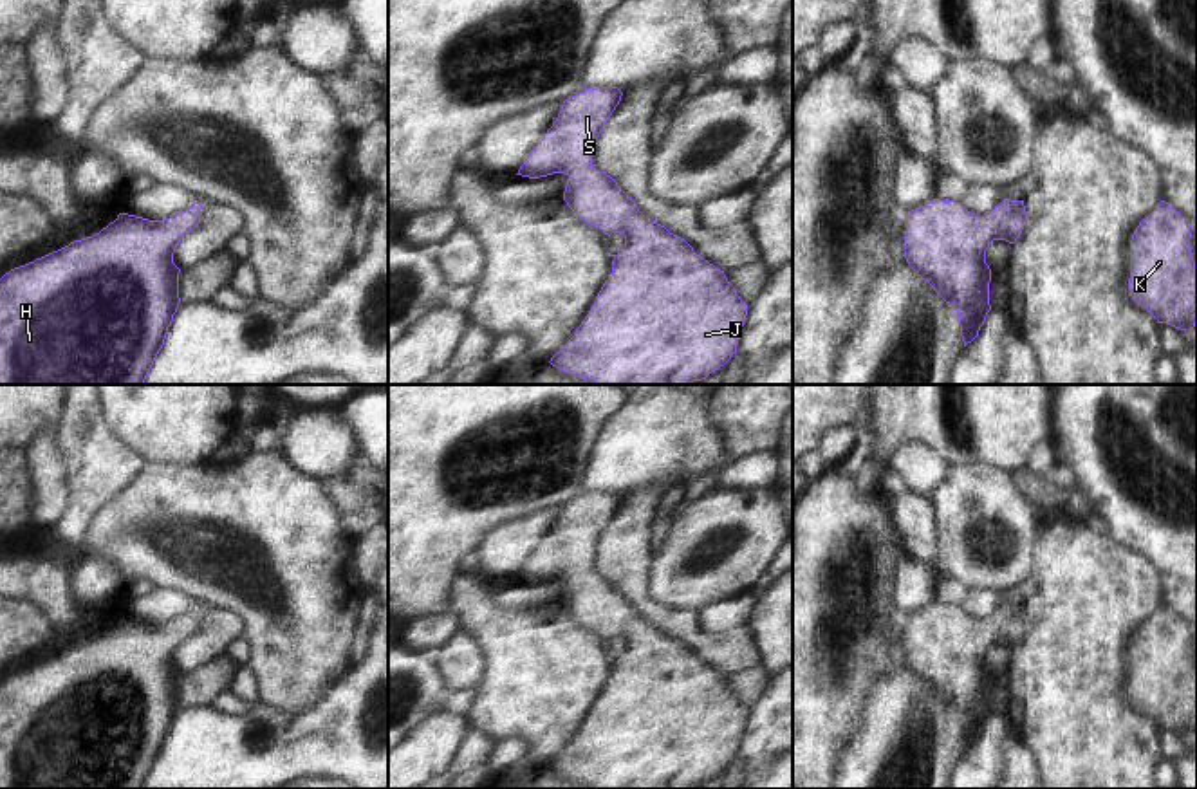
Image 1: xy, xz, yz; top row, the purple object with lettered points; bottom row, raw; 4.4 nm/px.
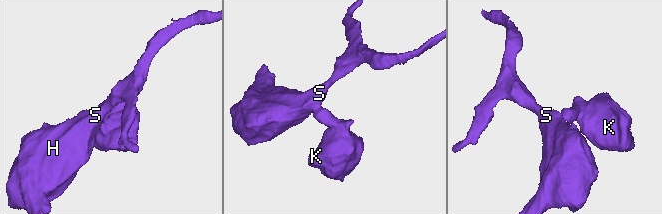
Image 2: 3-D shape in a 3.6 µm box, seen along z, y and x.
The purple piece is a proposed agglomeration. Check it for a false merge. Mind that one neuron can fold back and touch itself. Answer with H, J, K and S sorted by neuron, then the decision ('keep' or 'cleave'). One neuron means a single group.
H J K S | keep

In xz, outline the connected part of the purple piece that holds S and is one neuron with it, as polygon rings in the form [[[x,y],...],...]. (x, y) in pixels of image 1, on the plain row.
[[[596,491],[565,504],[556,525],[516,578],[529,583],[565,578],[569,581],[563,596],[567,610],[605,639],[625,639],[625,652],[612,664],[612,681],[603,688],[574,740],[549,767],[596,789],[690,789],[706,784],[737,758],[747,710],[728,686],[724,675],[697,659],[684,643],[648,625],[610,580],[592,571],[596,545],[621,500],[623,497],[617,491]]]

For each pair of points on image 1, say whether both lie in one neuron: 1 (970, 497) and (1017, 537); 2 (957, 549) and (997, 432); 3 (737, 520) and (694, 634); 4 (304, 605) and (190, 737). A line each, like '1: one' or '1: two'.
1: one
2: two
3: two
4: two

